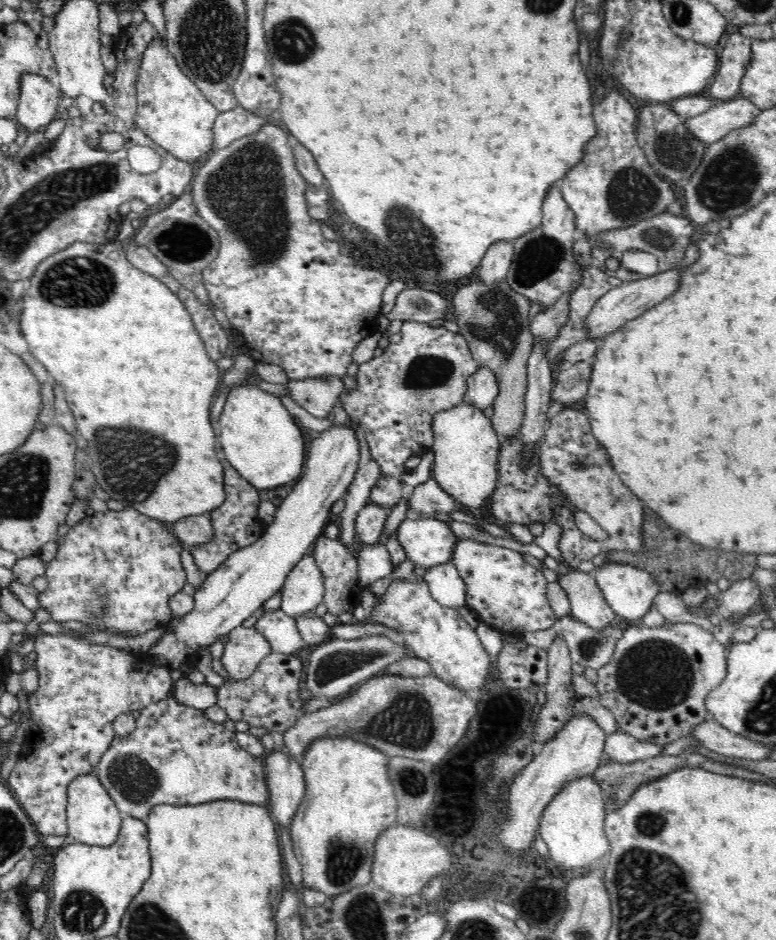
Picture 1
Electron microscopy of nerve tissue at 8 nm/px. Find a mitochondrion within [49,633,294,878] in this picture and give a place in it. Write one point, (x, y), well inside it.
(135, 778)

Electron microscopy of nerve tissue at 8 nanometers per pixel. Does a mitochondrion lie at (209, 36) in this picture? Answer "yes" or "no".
yes

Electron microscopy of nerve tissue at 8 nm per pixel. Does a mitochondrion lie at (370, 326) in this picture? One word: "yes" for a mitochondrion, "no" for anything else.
no

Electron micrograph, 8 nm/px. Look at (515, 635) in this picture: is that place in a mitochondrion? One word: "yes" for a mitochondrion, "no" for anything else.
no

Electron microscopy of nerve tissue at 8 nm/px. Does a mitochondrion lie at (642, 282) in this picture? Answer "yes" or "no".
no

